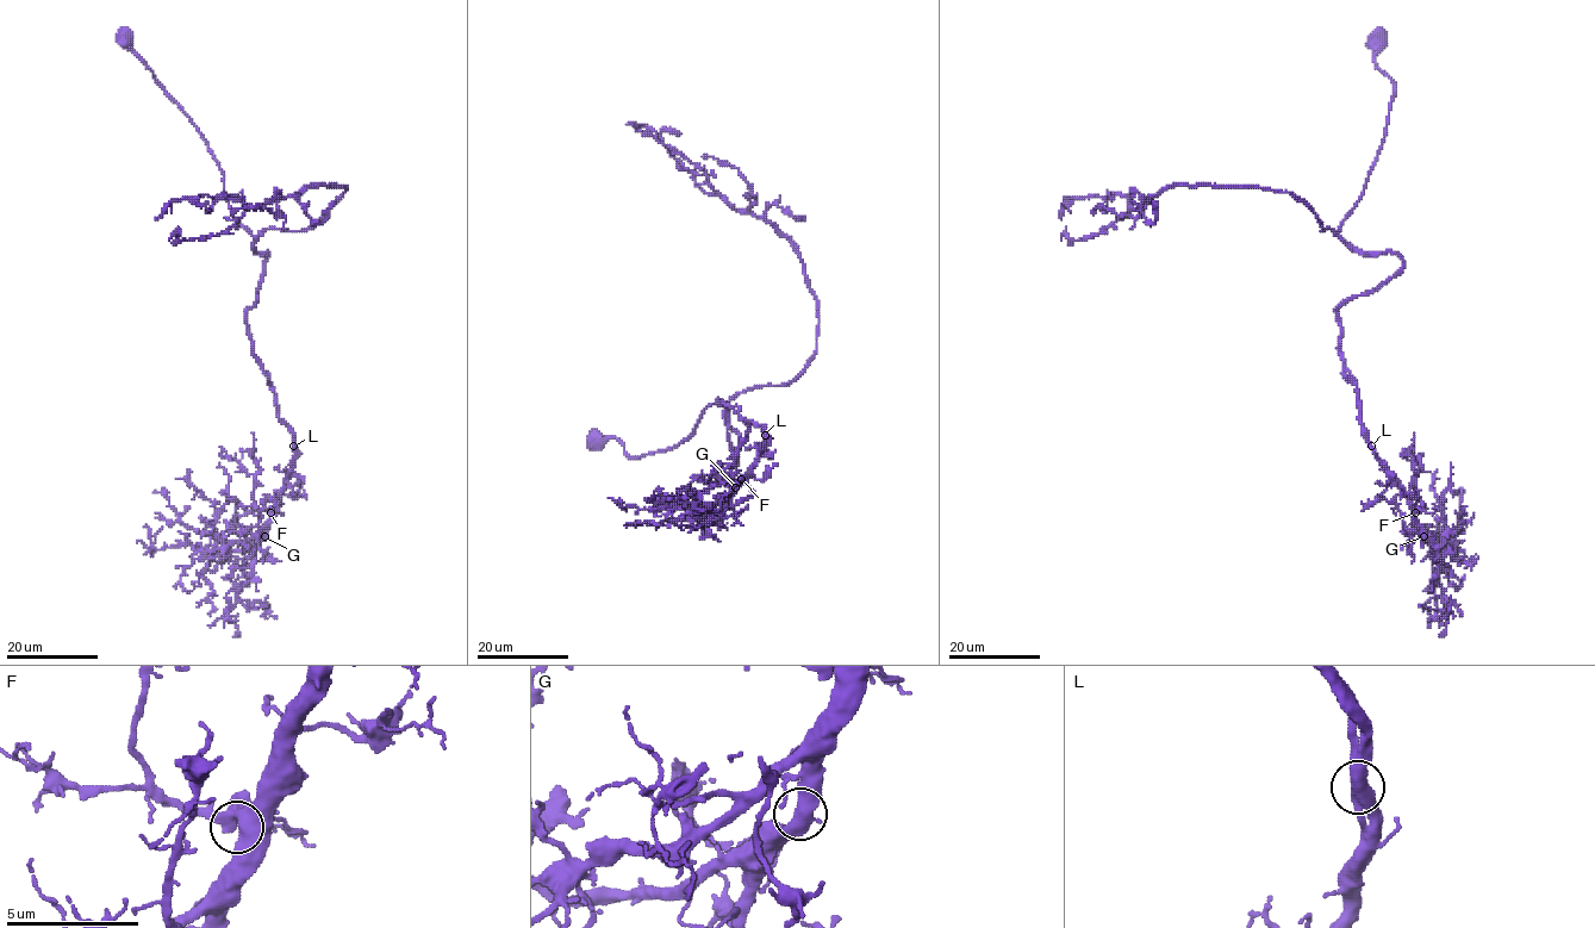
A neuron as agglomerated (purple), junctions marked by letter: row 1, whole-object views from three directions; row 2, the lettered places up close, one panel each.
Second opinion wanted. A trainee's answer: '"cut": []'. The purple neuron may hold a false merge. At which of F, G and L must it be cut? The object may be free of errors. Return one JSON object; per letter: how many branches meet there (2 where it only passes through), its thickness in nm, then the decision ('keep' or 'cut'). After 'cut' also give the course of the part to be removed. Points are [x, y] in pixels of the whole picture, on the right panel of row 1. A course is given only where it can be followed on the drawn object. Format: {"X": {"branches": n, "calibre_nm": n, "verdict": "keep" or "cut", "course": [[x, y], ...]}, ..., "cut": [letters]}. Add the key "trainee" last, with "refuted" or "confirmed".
{"F": {"branches": 2, "calibre_nm": 550, "verdict": "keep"}, "G": {"branches": 2, "calibre_nm": 500, "verdict": "keep"}, "L": {"branches": 2, "calibre_nm": 550, "verdict": "keep"}, "cut": [], "trainee": "confirmed"}

